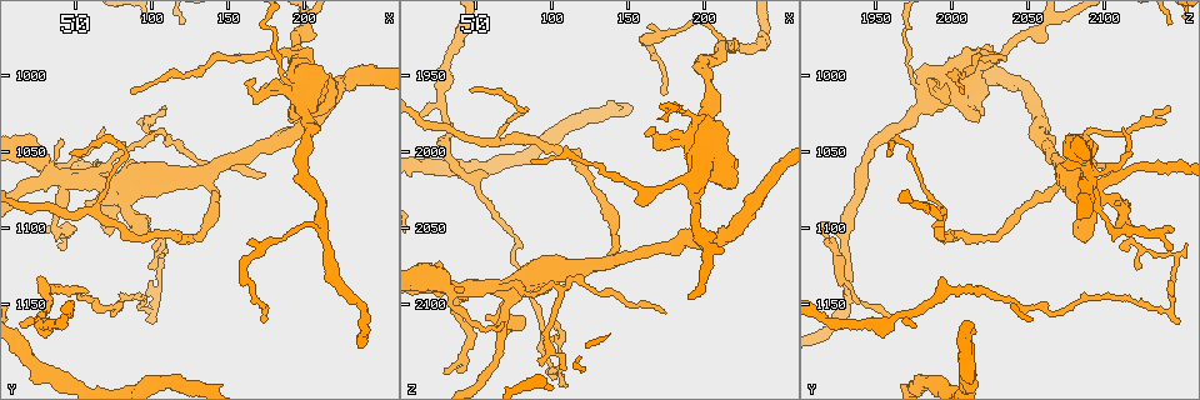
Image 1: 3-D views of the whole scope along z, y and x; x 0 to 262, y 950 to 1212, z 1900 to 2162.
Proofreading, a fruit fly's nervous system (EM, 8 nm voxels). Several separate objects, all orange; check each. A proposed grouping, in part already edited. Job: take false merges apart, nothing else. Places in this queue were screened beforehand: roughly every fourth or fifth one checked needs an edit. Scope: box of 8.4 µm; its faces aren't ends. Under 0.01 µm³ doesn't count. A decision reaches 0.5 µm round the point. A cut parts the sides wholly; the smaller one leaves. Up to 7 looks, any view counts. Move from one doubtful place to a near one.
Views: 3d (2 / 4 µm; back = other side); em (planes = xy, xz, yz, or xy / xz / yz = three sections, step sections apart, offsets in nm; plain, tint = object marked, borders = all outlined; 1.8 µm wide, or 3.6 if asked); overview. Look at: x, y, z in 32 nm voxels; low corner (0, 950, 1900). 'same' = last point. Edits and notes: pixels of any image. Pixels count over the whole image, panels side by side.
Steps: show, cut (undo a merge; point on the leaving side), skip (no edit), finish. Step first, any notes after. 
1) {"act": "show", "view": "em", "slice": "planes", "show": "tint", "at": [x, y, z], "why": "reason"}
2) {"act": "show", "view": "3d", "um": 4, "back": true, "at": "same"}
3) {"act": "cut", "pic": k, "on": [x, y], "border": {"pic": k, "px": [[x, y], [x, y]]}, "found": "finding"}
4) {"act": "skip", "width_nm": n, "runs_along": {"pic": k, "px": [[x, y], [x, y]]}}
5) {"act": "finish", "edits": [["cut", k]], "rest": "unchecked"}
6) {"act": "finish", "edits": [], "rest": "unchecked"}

{"act": "show", "view": "em", "slice": "planes", "show": "tint", "at": [26, 1158, 1966], "why": "thick turns thin"}

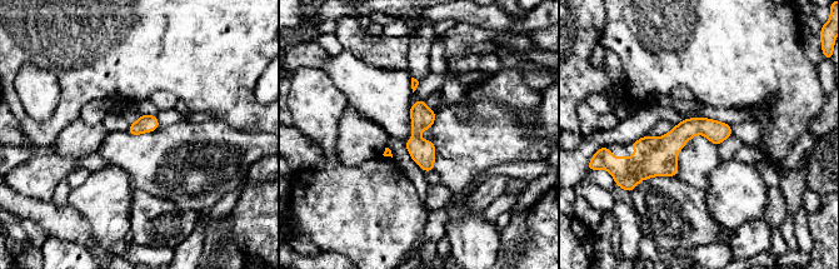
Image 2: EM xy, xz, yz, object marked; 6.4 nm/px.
{"act": "skip", "runs_along": {"pic": 2, "px": [[728, 128], [688, 128], [657, 157], [629, 160]]}, "found": "one neuron here"}

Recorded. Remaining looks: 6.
{"act": "show", "view": "em", "slice": "xy", "step": 4, "show": "tint", "at": [38, 1070, 2088], "why": "abrupt turn"}

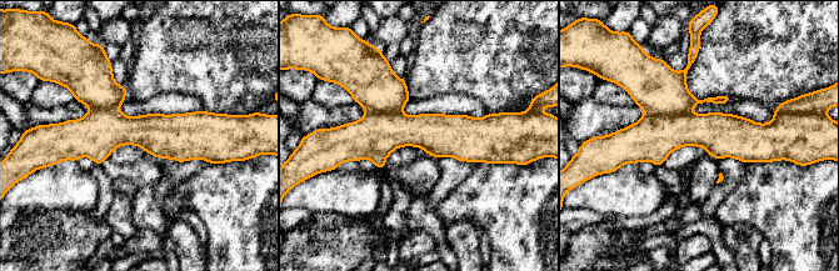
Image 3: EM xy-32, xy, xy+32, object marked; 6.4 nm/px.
{"act": "show", "view": "em", "slice": "planes", "show": "tint", "at": "same"}

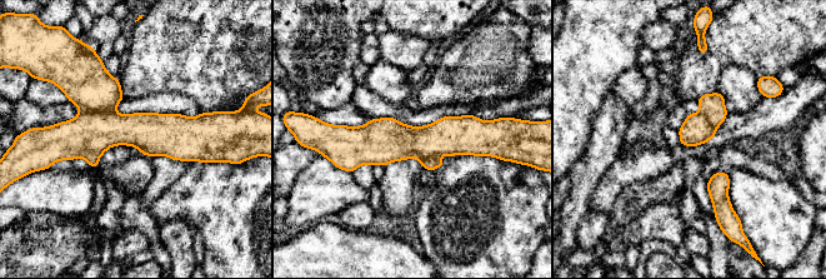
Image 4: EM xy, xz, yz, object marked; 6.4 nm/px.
{"act": "cut", "pic": 4, "on": [83, 76], "border": {"pic": 4, "px": [[80, 109], [114, 110]]}, "found": "a second neuron is stuck on"}

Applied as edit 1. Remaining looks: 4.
{"act": "show", "view": "3d", "um": 4, "at": [190, 1008, 1996]}

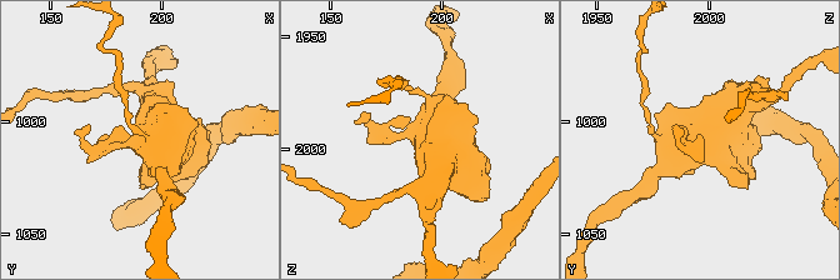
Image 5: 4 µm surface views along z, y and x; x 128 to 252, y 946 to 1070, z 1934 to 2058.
{"act": "show", "view": "em", "um": 3.6, "slice": "planes", "show": "tint", "at": [187, 1009, 1994], "why": "shape alone is not enough"}

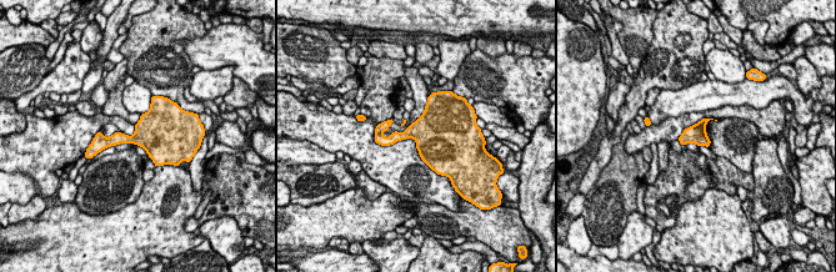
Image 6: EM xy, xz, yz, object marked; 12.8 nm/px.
{"act": "skip", "width_nm": 260, "found": "all the same neuron"}

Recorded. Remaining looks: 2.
{"act": "finish", "edits": [["cut", 4]], "rest": "unchecked"}

